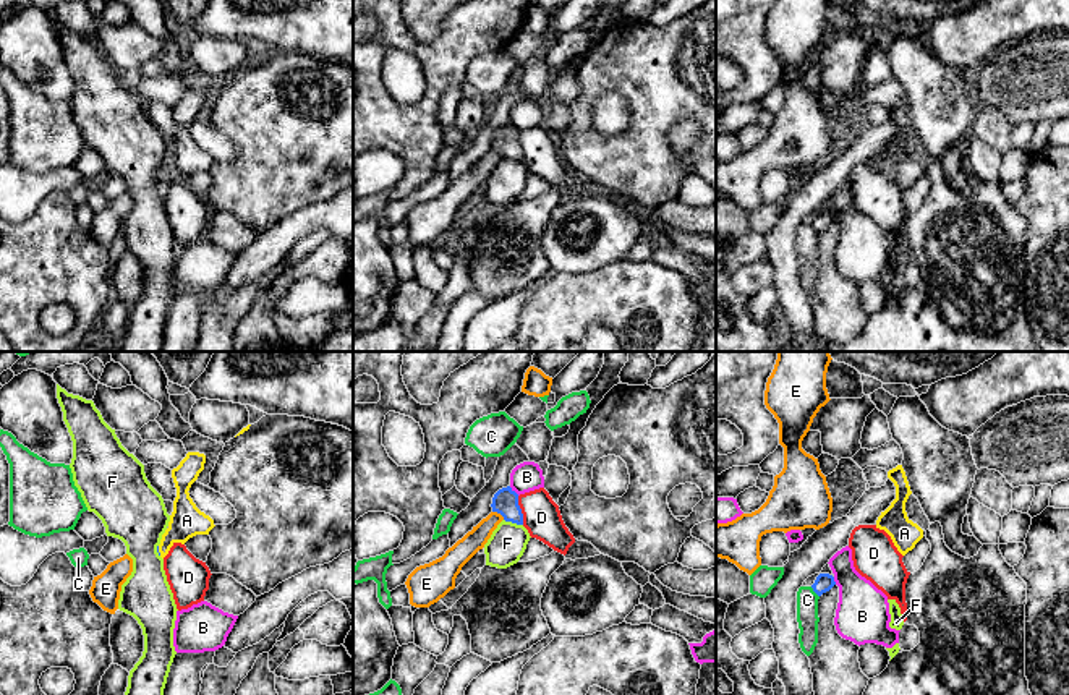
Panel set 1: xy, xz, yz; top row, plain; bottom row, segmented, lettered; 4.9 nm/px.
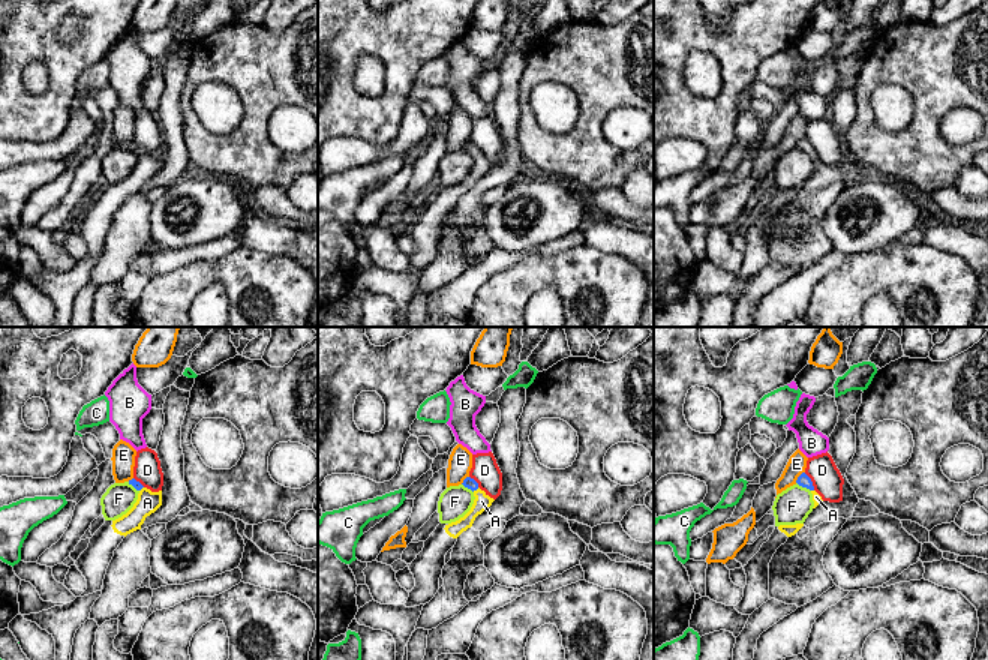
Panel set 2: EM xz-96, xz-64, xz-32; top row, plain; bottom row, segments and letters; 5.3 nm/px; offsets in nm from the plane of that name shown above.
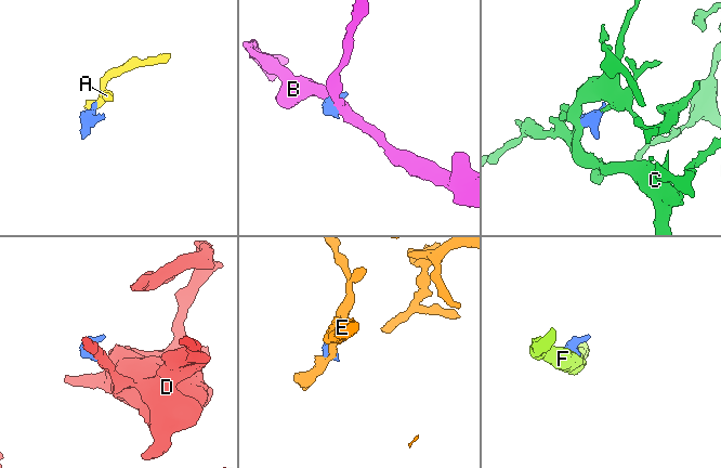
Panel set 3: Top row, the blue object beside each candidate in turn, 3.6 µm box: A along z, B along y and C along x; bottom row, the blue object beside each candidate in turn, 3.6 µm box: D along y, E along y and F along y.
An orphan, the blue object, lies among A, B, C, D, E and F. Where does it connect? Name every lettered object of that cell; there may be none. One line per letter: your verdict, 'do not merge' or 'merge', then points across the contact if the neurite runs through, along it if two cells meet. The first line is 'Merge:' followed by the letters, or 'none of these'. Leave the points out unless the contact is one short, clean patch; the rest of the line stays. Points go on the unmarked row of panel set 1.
Merge: A
A: merge; way xy (157, 183), (157, 188), (187, 157)
B: do not merge; border xz (509, 123), (519, 132)
C: do not merge; border yz (810, 224), (818, 234)
D: do not merge; border xz (517, 133), (523, 161)
E: do not merge; border xz (493, 148), (504, 156)
F: do not merge

